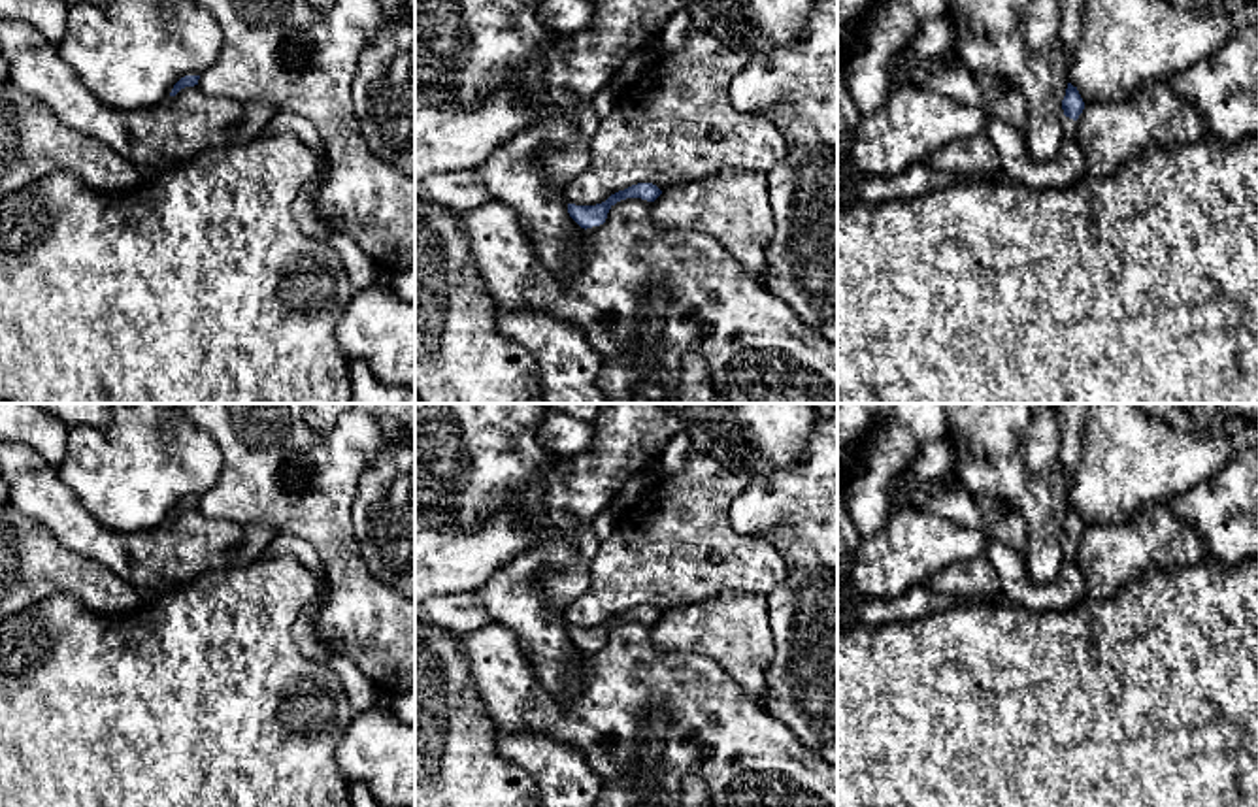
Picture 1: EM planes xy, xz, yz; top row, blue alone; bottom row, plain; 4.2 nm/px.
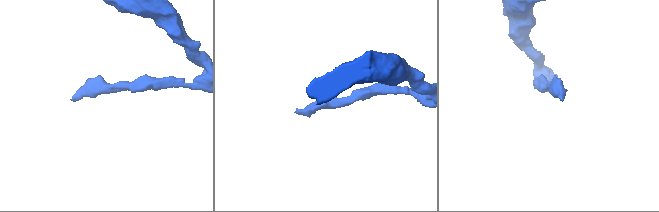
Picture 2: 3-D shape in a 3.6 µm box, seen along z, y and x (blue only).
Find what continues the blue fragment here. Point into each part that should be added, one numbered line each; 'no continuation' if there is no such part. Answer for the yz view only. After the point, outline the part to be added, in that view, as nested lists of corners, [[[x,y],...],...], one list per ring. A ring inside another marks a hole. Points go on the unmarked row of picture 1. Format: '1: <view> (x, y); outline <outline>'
1: yz (1068, 547); outline [[[1066,537],[1062,541],[1062,560],[1064,564],[1077,564],[1077,545]]]

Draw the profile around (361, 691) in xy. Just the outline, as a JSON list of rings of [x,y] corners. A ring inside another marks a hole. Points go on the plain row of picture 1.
[[[330,654],[326,664],[339,677],[355,713],[377,707],[375,684],[349,656]]]

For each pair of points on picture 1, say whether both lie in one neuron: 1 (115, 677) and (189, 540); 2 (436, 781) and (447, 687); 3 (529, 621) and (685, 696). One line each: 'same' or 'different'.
1: different
2: same
3: different

